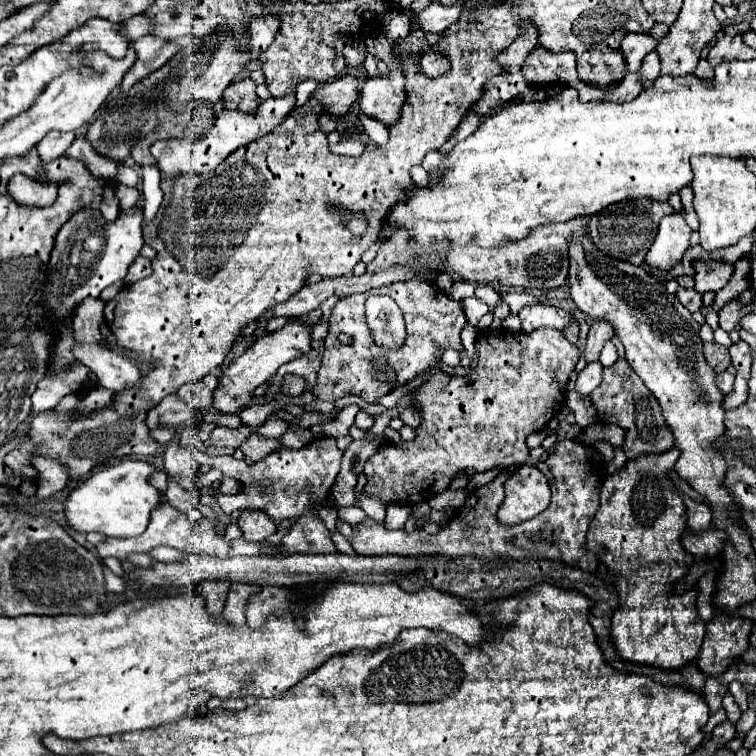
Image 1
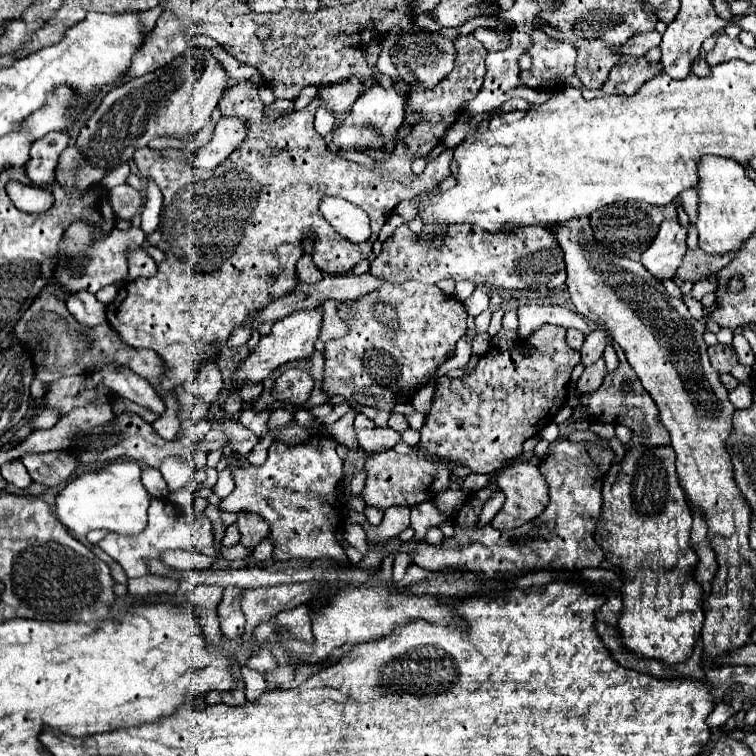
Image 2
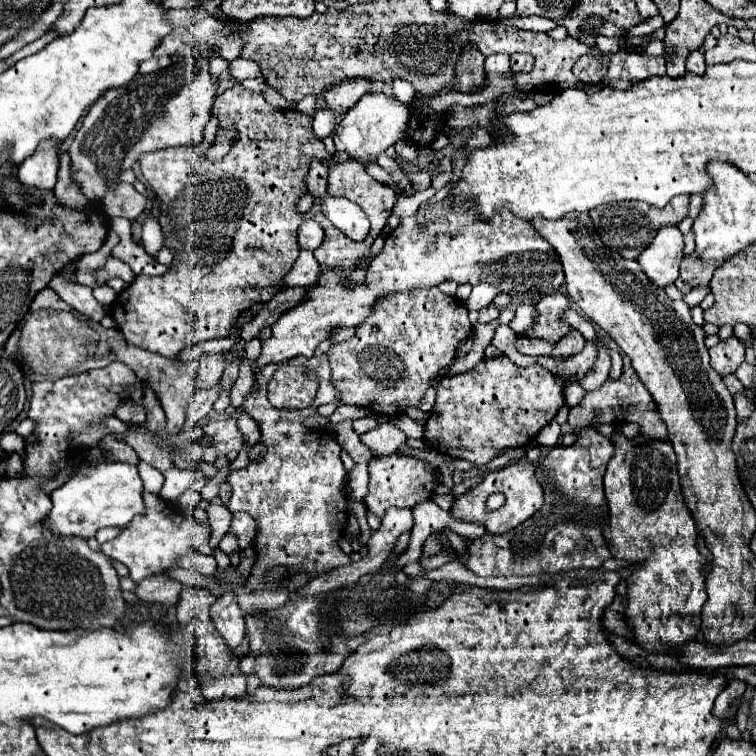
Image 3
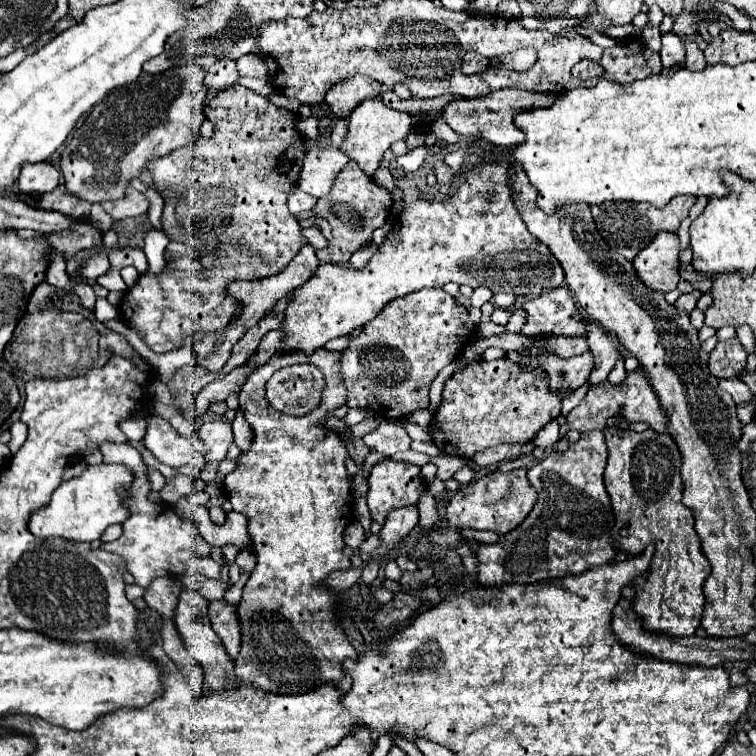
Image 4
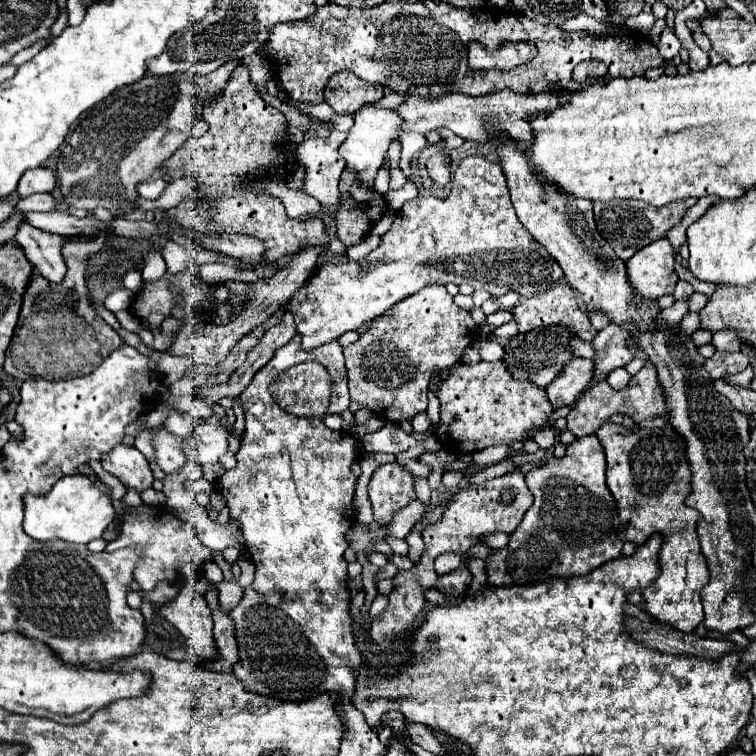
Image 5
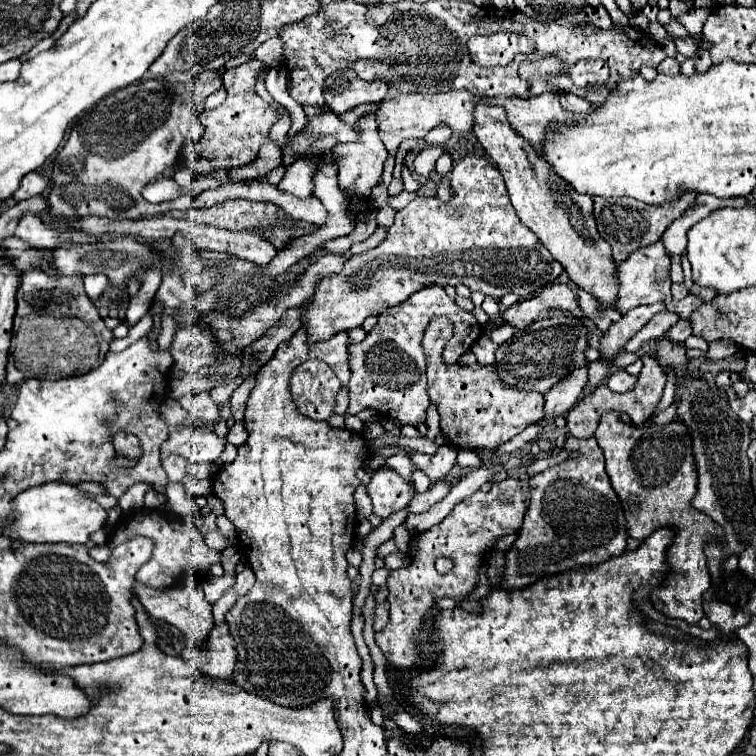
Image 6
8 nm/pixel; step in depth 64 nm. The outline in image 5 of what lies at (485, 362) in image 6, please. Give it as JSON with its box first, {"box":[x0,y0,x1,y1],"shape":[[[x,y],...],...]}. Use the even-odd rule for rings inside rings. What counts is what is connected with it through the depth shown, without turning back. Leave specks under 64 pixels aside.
{"box":[480,338,504,362],"shape":[[[482,338],[480,340],[480,358],[484,362],[496,362],[496,360],[500,360],[500,354],[502,352],[504,350],[502,350],[502,346],[498,342],[488,340],[488,338]]]}

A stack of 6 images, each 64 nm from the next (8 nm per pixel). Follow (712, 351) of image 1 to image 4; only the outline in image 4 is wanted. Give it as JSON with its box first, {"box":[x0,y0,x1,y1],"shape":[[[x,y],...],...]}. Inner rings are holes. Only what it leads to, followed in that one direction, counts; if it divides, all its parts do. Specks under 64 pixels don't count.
{"box":[708,340,746,378],"shape":[[[738,340],[716,344],[708,362],[708,370],[714,372],[716,378],[734,378],[744,368],[746,368],[746,350]]]}

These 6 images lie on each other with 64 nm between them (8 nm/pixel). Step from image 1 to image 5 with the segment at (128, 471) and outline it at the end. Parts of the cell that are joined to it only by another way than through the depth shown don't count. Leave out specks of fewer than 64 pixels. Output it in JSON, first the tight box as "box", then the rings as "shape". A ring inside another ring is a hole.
{"box":[24,476,114,544],"shape":[[[64,476],[60,478],[50,492],[34,496],[24,496],[24,532],[38,540],[66,540],[72,544],[88,544],[94,538],[100,538],[106,526],[114,520],[114,506],[110,496],[92,486],[92,478],[86,476]]]}

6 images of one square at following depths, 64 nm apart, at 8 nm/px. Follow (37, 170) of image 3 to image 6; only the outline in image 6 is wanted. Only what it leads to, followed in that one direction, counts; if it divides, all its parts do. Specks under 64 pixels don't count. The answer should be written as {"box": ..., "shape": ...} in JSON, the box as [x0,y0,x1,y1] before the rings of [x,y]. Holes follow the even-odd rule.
{"box":[12,172,48,202],"shape":[[[38,172],[26,174],[24,176],[24,182],[20,182],[20,188],[16,190],[16,194],[12,194],[12,198],[16,202],[22,202],[26,198],[32,198],[36,194],[42,194],[46,190],[46,186],[48,186],[48,182],[46,182],[46,178],[42,174],[38,174]]]}

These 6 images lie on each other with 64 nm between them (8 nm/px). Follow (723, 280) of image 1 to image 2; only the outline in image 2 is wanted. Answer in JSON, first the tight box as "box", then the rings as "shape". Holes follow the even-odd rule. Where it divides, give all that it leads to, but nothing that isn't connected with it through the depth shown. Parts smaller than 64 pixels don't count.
{"box":[690,274,716,300],"shape":[[[712,274],[712,276],[708,276],[708,278],[700,280],[700,282],[696,282],[696,284],[694,284],[694,288],[692,288],[692,292],[690,292],[690,296],[692,296],[692,298],[696,298],[696,300],[702,300],[702,296],[704,296],[704,294],[714,292],[714,288],[716,288],[714,280],[716,280],[716,274]]]}

